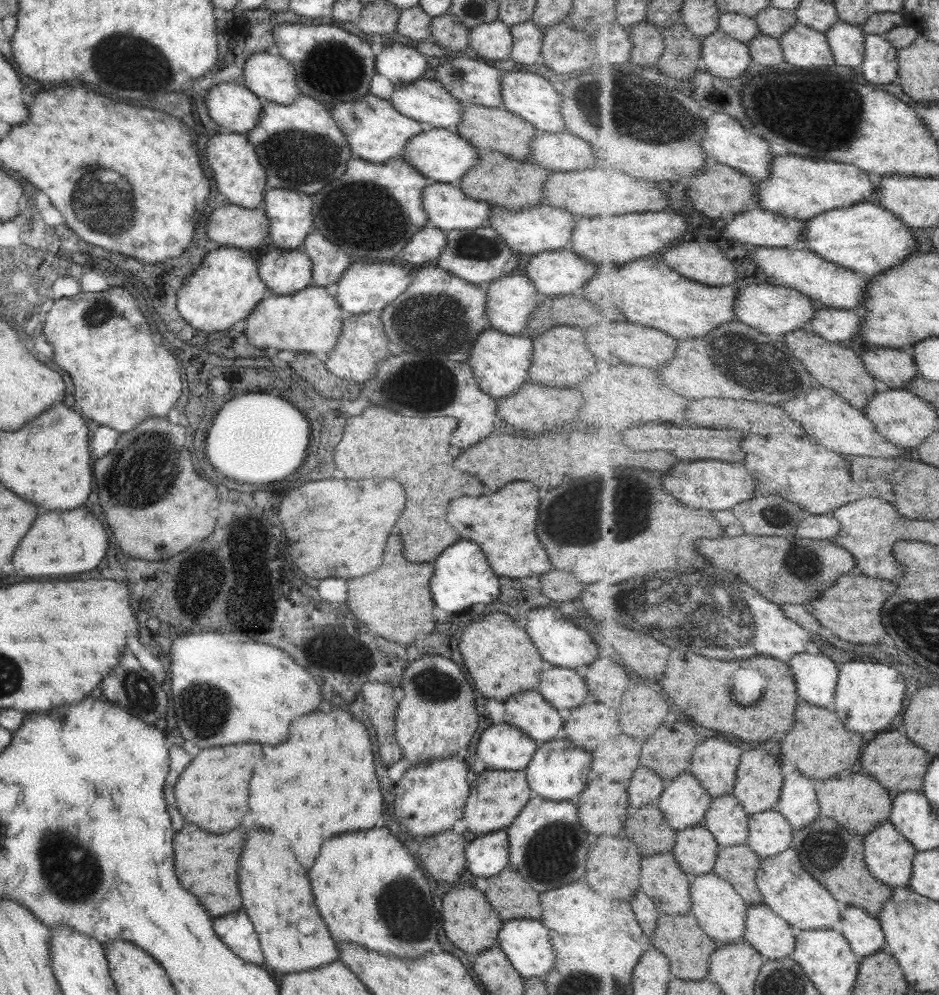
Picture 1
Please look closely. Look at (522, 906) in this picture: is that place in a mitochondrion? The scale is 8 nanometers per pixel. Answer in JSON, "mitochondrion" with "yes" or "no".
{"mitochondrion":"no"}

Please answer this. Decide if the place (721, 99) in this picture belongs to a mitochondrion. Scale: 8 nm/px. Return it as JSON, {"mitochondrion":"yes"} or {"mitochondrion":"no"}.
{"mitochondrion":"no"}

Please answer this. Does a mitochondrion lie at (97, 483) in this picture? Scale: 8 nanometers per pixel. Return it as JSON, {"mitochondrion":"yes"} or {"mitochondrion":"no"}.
{"mitochondrion":"no"}

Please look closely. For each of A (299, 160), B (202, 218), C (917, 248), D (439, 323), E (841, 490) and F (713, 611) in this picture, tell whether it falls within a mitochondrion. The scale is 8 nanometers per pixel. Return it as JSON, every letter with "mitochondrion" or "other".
{"A":"mitochondrion","B":"other","C":"other","D":"mitochondrion","E":"other","F":"mitochondrion"}

